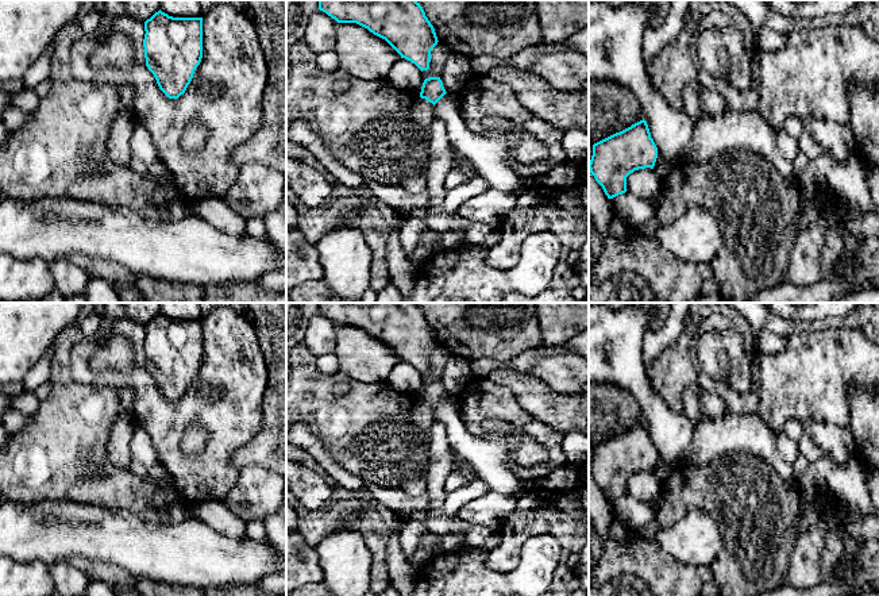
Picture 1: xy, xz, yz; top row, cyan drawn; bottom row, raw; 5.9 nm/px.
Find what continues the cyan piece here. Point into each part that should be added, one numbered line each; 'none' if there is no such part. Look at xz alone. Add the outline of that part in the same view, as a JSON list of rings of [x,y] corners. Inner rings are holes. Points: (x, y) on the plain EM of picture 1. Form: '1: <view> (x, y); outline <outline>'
1: xz (423, 415); outline [[[420,400],[412,409],[412,420],[423,432],[429,432],[435,422],[435,408]]]

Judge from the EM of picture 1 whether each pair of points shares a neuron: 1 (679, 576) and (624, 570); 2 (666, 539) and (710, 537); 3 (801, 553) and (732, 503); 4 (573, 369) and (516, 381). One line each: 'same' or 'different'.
1: same
2: same
3: different
4: different

